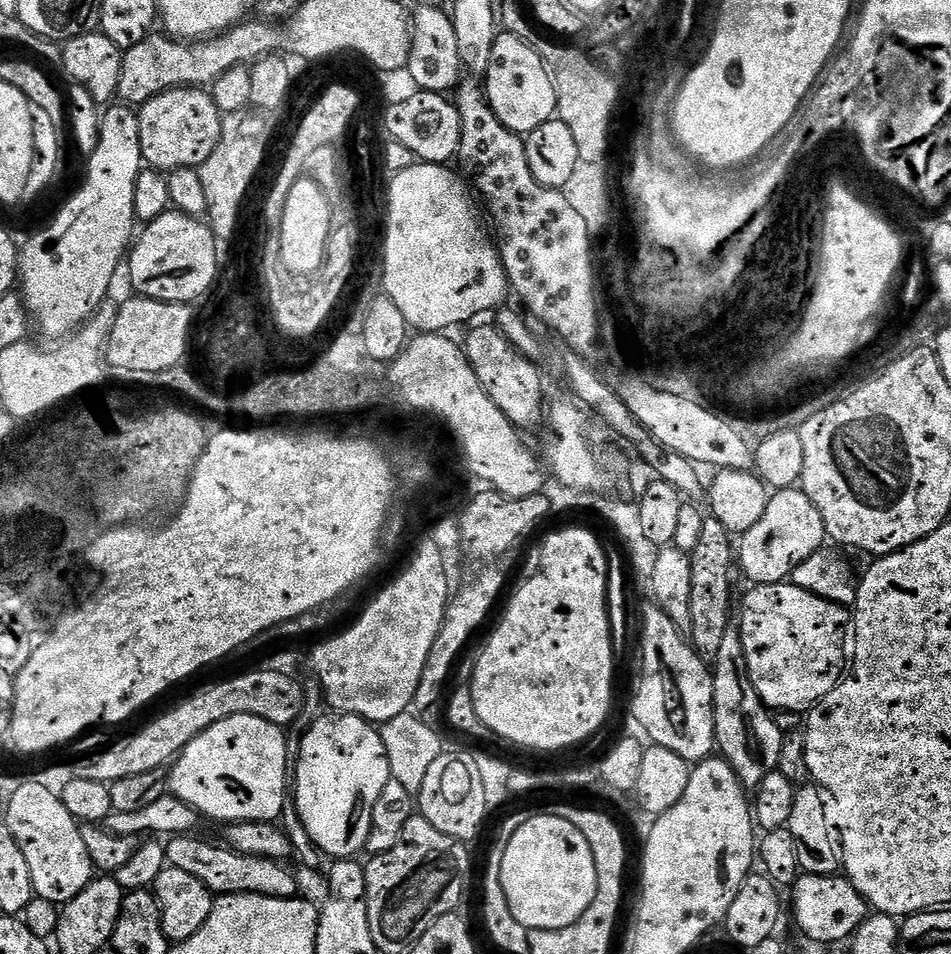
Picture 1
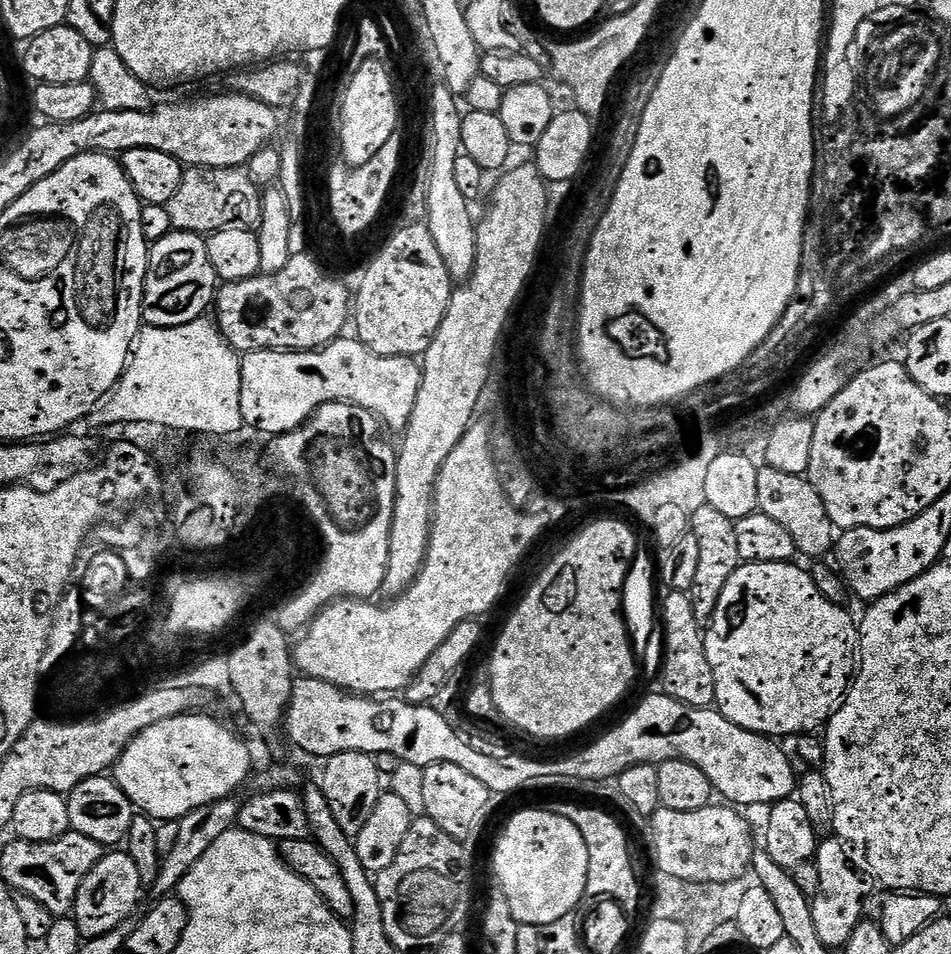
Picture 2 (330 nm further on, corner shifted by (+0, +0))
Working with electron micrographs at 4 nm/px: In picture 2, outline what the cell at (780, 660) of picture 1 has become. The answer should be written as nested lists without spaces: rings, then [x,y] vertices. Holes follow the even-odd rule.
[[[789,562],[783,566],[774,564],[750,564],[741,563],[738,570],[730,577],[722,589],[722,598],[718,598],[718,606],[712,615],[712,621],[706,626],[704,632],[704,645],[706,646],[706,658],[710,662],[710,670],[714,674],[714,694],[716,711],[734,726],[742,726],[746,730],[756,732],[759,736],[769,738],[781,738],[780,736],[799,737],[801,734],[812,734],[823,729],[827,725],[832,713],[840,707],[848,689],[854,679],[854,673],[858,667],[858,624],[847,611],[845,605],[835,605],[818,590],[811,571],[807,567],[799,568],[799,563]]]

